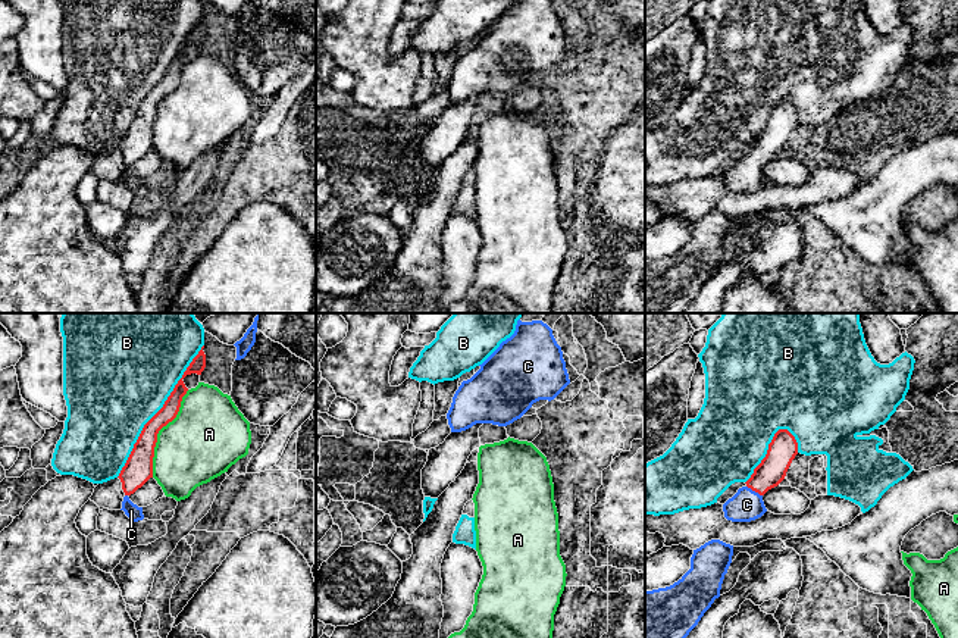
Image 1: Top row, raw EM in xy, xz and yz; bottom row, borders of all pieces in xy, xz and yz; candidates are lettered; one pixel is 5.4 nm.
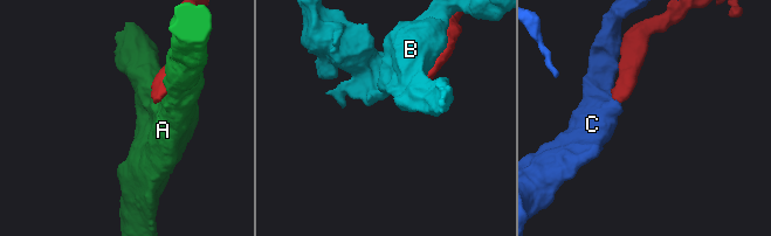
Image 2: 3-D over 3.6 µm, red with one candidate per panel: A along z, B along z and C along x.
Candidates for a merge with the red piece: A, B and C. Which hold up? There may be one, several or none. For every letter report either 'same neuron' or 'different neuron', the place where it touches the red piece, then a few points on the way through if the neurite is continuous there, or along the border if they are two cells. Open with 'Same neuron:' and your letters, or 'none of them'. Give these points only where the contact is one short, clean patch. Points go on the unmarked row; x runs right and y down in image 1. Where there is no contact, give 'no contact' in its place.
Same neuron: C
A: different neuron; contact xy (157, 103)
B: different neuron; contact xy (159, 81)
C: same neuron; contact yz (754, 160); way yz (770, 143), (754, 160), (747, 175)

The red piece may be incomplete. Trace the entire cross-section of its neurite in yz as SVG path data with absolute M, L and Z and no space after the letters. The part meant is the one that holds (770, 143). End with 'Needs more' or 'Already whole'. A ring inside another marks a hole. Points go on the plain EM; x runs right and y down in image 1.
M779 100L746 156L723 175L724 188L732 193L751 193L761 188L767 182L763 166L785 150L796 125L795 107L788 100Z. Needs more

